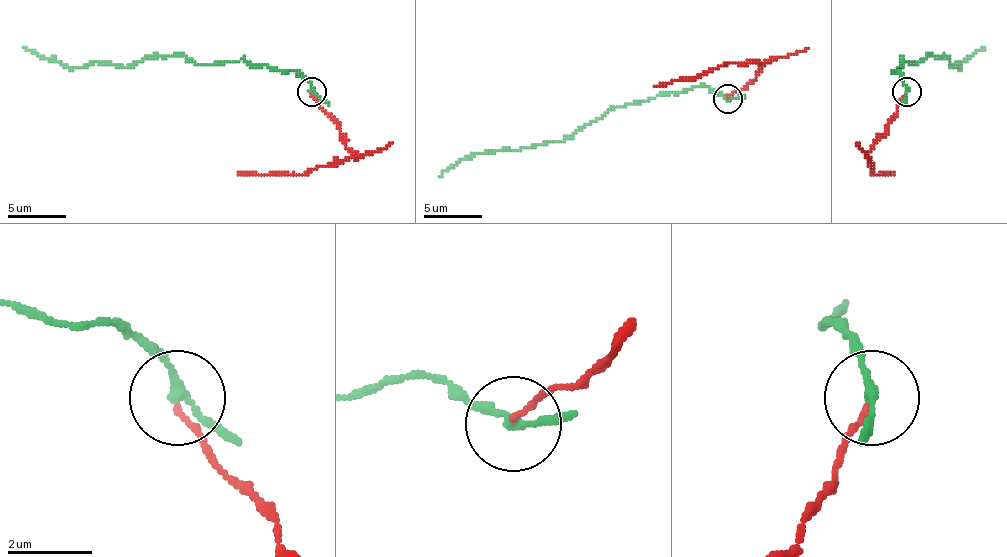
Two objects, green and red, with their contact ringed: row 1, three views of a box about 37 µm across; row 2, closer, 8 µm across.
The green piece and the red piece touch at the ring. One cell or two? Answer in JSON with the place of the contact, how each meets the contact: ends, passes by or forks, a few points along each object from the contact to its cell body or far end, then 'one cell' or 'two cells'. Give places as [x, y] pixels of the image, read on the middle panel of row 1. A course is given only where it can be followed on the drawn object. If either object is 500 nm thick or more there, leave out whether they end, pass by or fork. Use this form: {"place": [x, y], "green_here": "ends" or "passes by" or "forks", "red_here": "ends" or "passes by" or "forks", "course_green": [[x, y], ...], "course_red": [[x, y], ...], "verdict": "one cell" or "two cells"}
{"place": [728, 98], "green_here": "passes by", "red_here": "ends", "course_green": [[727, 98], [709, 86], [692, 86], [637, 104], [610, 106], [561, 141], [480, 153], [459, 159], [439, 176]], "course_red": [[727, 98], [744, 89], [768, 60], [724, 63], [718, 69], [654, 86]], "verdict": "two cells"}

